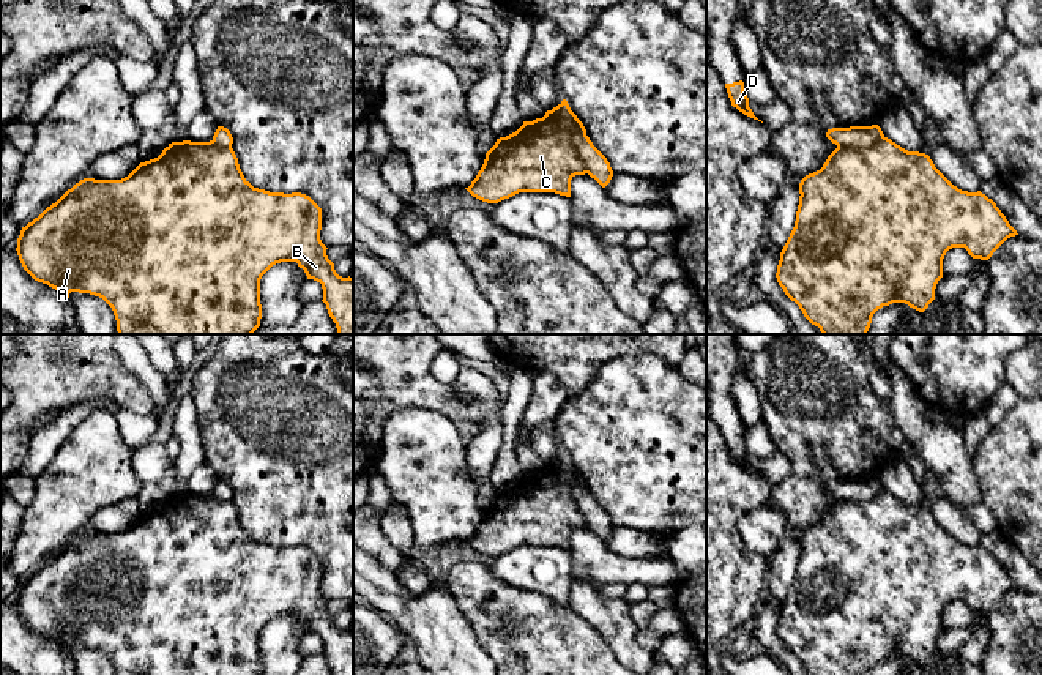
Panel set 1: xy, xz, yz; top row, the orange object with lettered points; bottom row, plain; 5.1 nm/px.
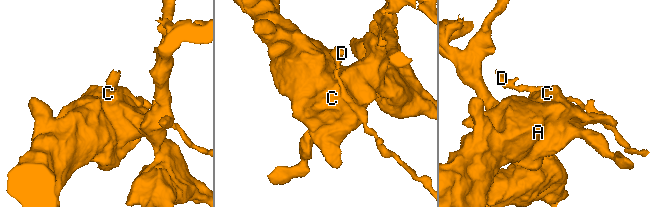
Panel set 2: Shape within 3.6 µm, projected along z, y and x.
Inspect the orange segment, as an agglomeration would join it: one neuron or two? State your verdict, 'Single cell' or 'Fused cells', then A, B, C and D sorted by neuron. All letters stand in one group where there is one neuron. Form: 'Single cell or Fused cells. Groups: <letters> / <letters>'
Fused cells. Groups: A B C / D

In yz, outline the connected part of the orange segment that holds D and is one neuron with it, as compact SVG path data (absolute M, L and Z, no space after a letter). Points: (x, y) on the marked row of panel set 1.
M742 80L733 82L733 84L725 84L725 88L727 88L727 93L728 93L728 98L730 98L733 107L736 107L744 115L747 115L754 120L758 120L754 115L752 109L749 107L749 98L744 91L744 82Z

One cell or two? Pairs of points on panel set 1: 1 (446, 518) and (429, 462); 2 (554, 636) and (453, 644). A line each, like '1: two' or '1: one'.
1: one
2: two

